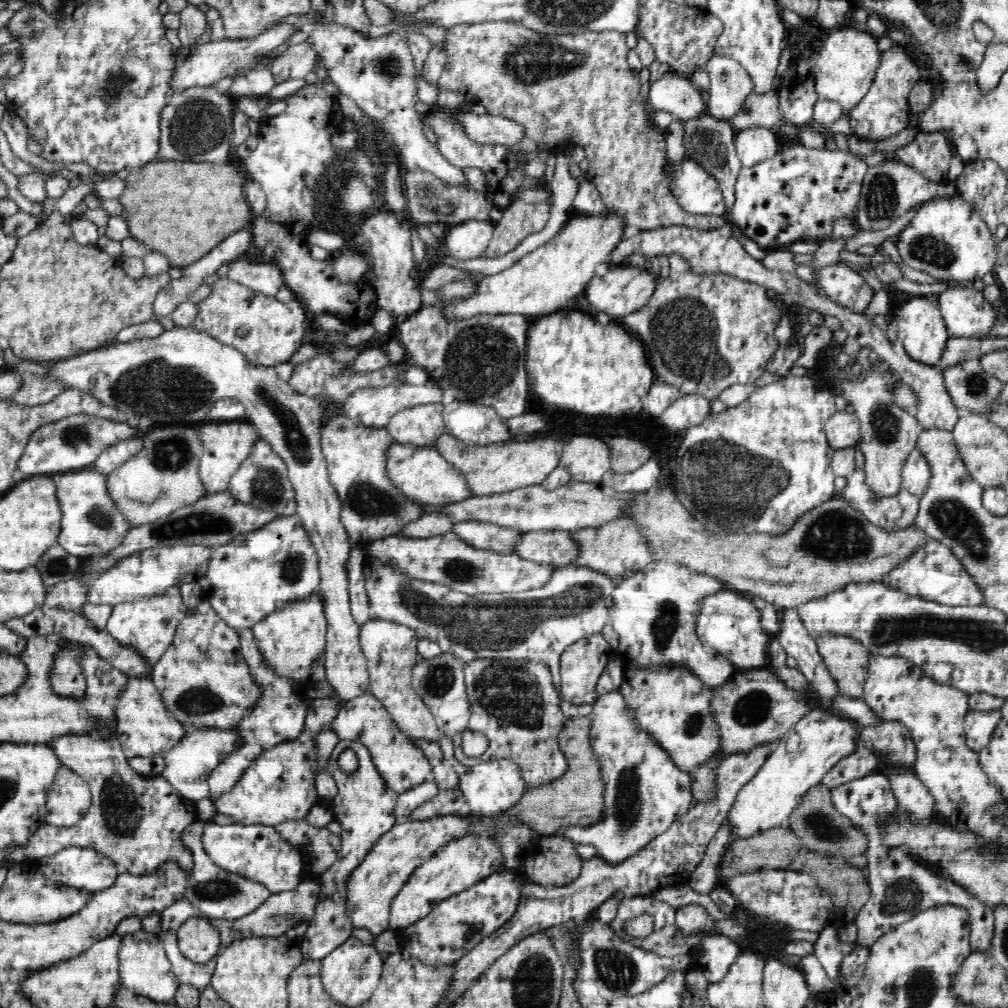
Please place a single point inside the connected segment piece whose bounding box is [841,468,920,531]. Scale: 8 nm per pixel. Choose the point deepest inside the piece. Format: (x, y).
(896, 512)

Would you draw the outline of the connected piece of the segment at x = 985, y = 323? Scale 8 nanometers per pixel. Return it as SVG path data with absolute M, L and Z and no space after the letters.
M955 287L936 296L942 319L948 327L949 338L986 336L997 319L994 308L982 291L974 288Z

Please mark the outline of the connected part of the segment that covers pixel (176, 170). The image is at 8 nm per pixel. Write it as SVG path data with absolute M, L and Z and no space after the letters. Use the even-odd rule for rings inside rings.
M150 162L130 172L124 181L124 190L118 199L131 237L158 248L172 267L182 268L196 262L254 217L243 193L244 176L240 176L232 164ZM230 186L236 186L232 194Z

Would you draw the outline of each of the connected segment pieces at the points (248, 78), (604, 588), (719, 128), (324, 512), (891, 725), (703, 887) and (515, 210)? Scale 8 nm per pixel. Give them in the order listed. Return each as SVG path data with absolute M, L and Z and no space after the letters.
M269 61L263 68L250 69L242 76L236 76L230 84L228 96L234 100L240 100L242 97L258 99L267 96L276 85L270 66L272 63Z
M366 553L364 560L366 592L375 618L396 622L416 631L419 639L437 642L444 653L455 654L465 663L477 658L507 658L514 660L544 661L552 673L554 686L561 700L561 710L567 719L590 715L594 705L574 705L561 696L560 658L567 646L577 640L600 633L609 618L606 598L617 587L611 577L588 567L568 565L557 568L553 577L534 590L515 593L469 595L442 584L407 577L397 566L387 566Z
M700 116L696 120L685 121L684 123L683 146L685 154L716 177L724 197L724 204L728 210L735 203L735 186L742 167L735 149L736 133L737 130L730 124L730 121L712 116Z
M174 327L165 330L160 336L136 339L127 343L112 342L107 347L81 353L68 359L48 362L47 372L56 382L68 389L83 390L120 412L147 416L153 423L186 422L193 423L208 418L208 412L214 402L222 398L236 399L246 408L244 421L259 434L259 438L272 446L274 453L284 460L288 468L288 477L295 491L296 515L307 530L318 555L320 582L318 593L323 600L324 614L327 620L325 642L325 675L336 697L343 703L354 700L368 692L369 672L367 660L360 648L360 626L354 620L350 610L350 591L348 591L349 573L346 564L353 545L346 533L346 527L340 520L342 504L336 490L329 481L326 458L321 448L321 430L323 427L324 400L308 398L298 394L288 382L281 380L274 367L252 364L237 348L222 344L210 334L188 327Z
M882 720L880 726L858 726L856 734L856 752L844 756L824 778L822 783L834 788L851 780L883 772L886 768L908 767L913 769L917 757L916 747L912 740L910 729L898 721Z
M724 821L714 838L710 840L702 862L700 862L698 868L694 870L694 874L688 880L687 884L694 891L698 891L700 894L709 894L721 882L719 864L725 853L725 846L732 841L730 834L732 834L732 829L730 829L728 821Z
M520 199L512 202L508 208L495 216L493 237L483 256L504 256L510 250L514 250L526 236L544 230L551 208L552 205L548 202L525 203Z

